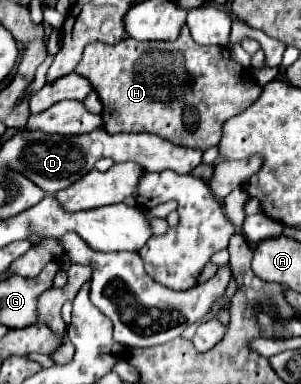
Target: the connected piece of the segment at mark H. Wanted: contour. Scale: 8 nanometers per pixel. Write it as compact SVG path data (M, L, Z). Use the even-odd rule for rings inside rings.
M182 26L182 32L174 42L138 42L126 38L114 46L98 42L88 44L76 72L86 76L100 96L102 122L110 134L152 132L172 144L198 148L202 152L220 142L222 126L228 118L244 112L262 94L262 86L254 80L250 70L232 60L228 48L196 44L186 26Z

